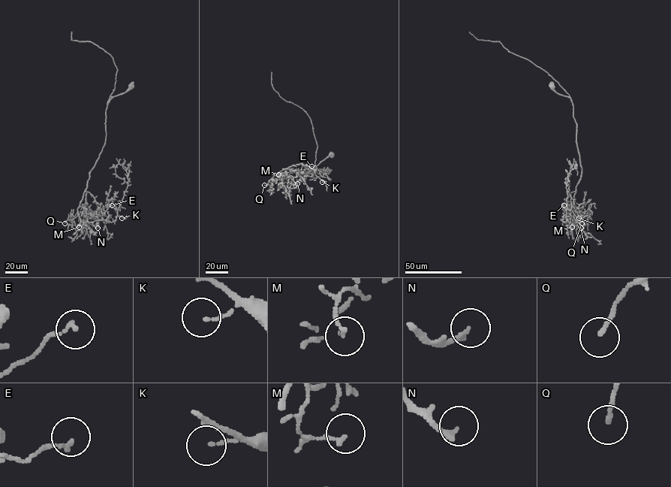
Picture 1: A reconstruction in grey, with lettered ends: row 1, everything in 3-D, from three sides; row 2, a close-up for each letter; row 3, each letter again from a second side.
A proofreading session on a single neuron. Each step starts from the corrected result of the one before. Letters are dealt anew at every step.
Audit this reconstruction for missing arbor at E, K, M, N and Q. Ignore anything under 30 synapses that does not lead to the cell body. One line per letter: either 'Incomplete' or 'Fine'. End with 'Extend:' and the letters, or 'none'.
E: Fine
K: Fine
M: Fine
N: Incomplete
Q: Incomplete
Extend: N, Q

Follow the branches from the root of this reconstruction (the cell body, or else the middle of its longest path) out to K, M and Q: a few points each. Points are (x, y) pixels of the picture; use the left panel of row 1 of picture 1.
K: (131, 86), (107, 104), (105, 143), (77, 209), (83, 222), (113, 222), (115, 208), (121, 218)
M: (131, 86), (114, 95), (107, 104), (105, 143), (90, 170), (77, 209), (79, 227)
Q: (131, 86), (114, 95), (107, 104), (105, 143), (90, 170), (77, 215), (64, 223)

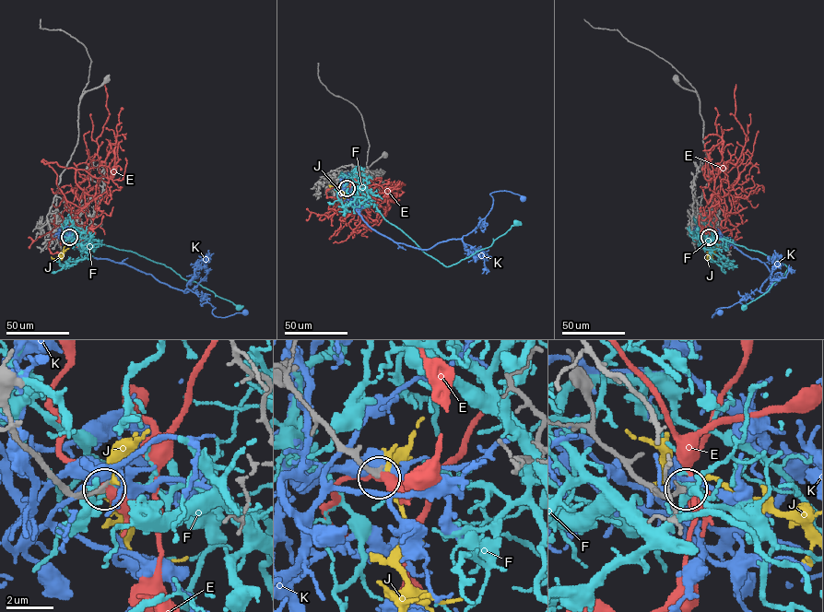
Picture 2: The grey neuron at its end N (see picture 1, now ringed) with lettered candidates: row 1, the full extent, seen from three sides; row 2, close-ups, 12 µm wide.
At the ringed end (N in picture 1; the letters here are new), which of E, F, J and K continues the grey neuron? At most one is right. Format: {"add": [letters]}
{"add": []}

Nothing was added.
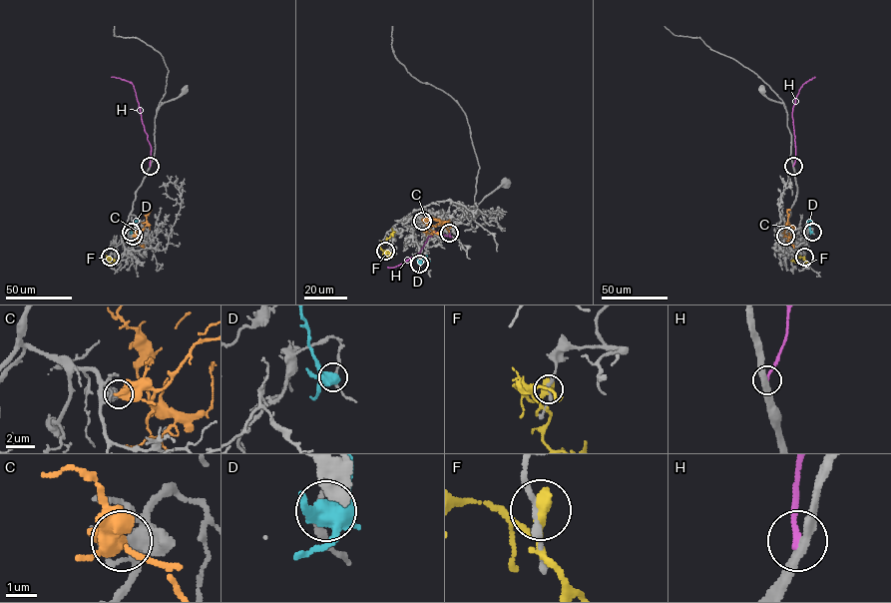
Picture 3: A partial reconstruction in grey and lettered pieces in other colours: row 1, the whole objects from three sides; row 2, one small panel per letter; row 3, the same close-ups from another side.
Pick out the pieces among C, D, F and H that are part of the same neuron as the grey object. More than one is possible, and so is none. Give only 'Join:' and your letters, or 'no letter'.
Join: C

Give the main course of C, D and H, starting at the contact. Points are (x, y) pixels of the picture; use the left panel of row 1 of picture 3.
C: (133, 236), (146, 225), (150, 210)
D: (131, 232), (137, 220)
H: (150, 166), (151, 147), (133, 85), (111, 77)

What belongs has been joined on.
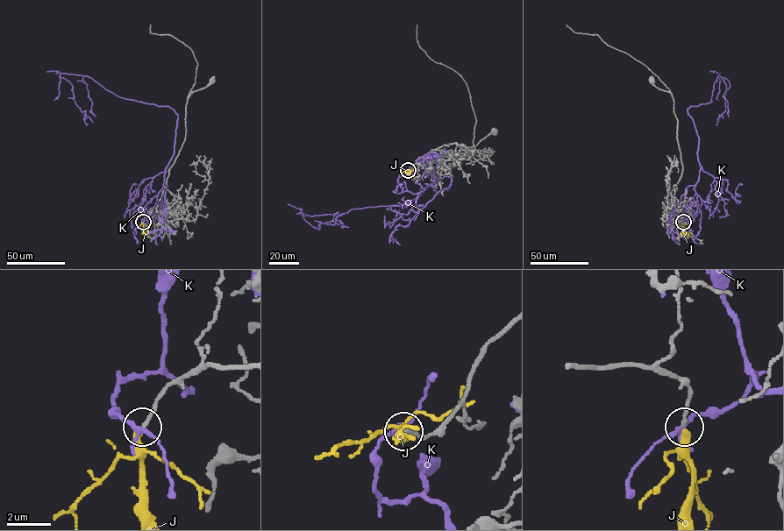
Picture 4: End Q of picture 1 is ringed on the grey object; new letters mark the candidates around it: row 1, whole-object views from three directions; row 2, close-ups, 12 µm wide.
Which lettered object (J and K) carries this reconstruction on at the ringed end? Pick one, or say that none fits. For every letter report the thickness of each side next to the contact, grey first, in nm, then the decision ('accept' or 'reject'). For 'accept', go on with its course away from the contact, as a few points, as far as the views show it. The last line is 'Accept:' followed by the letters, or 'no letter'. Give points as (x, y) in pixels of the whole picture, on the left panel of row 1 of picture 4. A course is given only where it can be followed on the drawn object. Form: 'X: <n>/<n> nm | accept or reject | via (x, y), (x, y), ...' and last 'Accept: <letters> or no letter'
J: 170/280 nm | accept | via (143, 222), (146, 235), (148, 232)
K: 180/180 nm | reject
Accept: J

